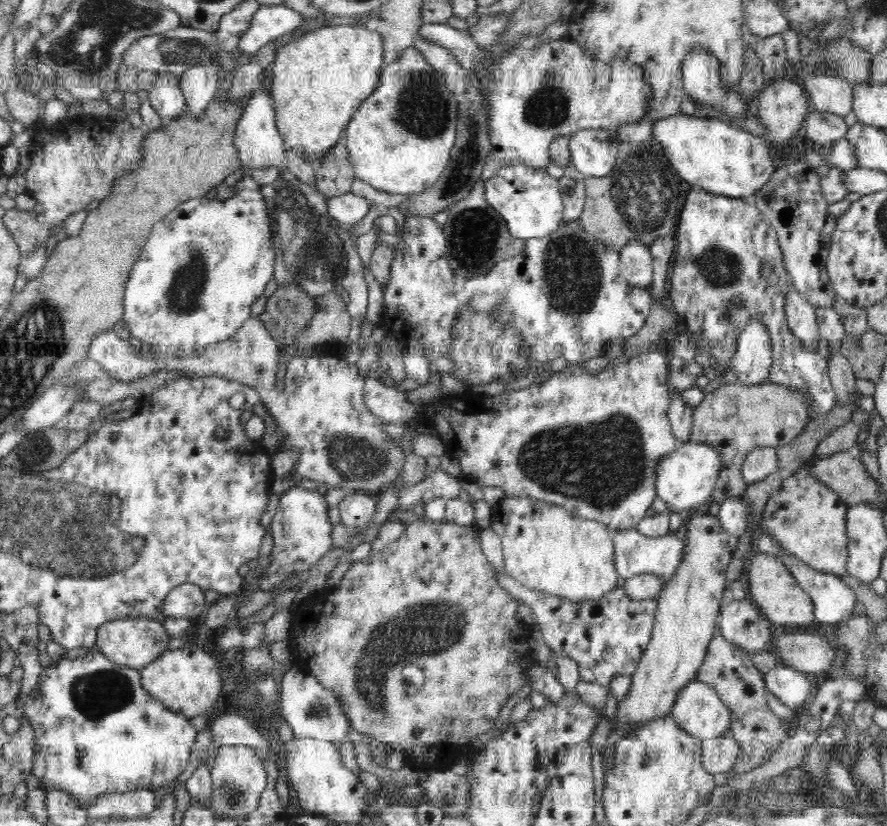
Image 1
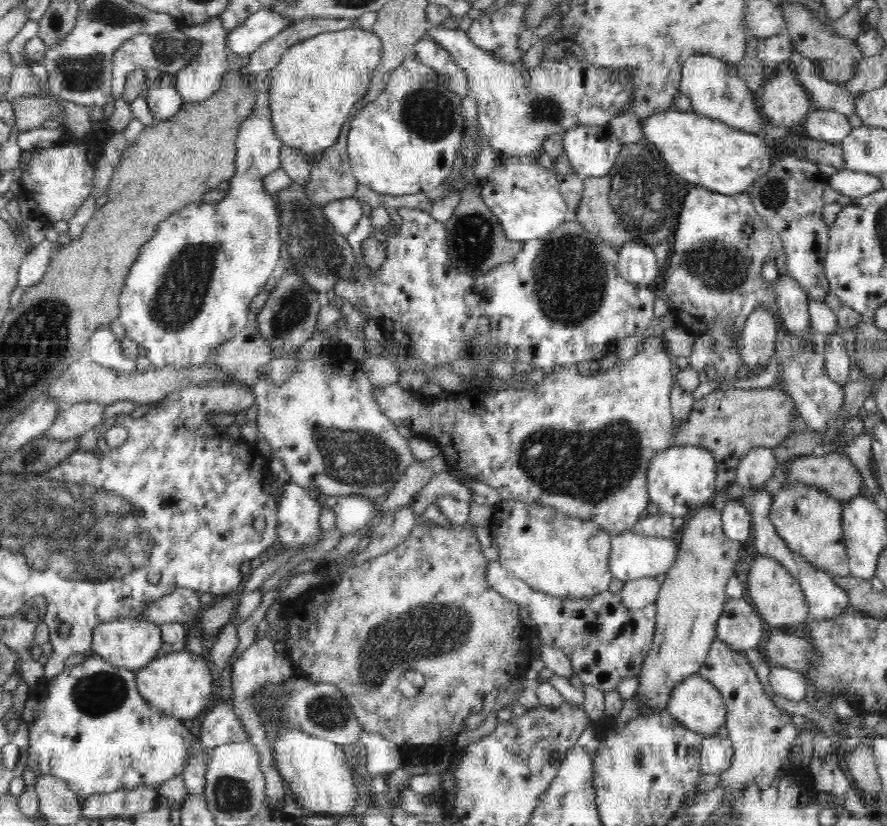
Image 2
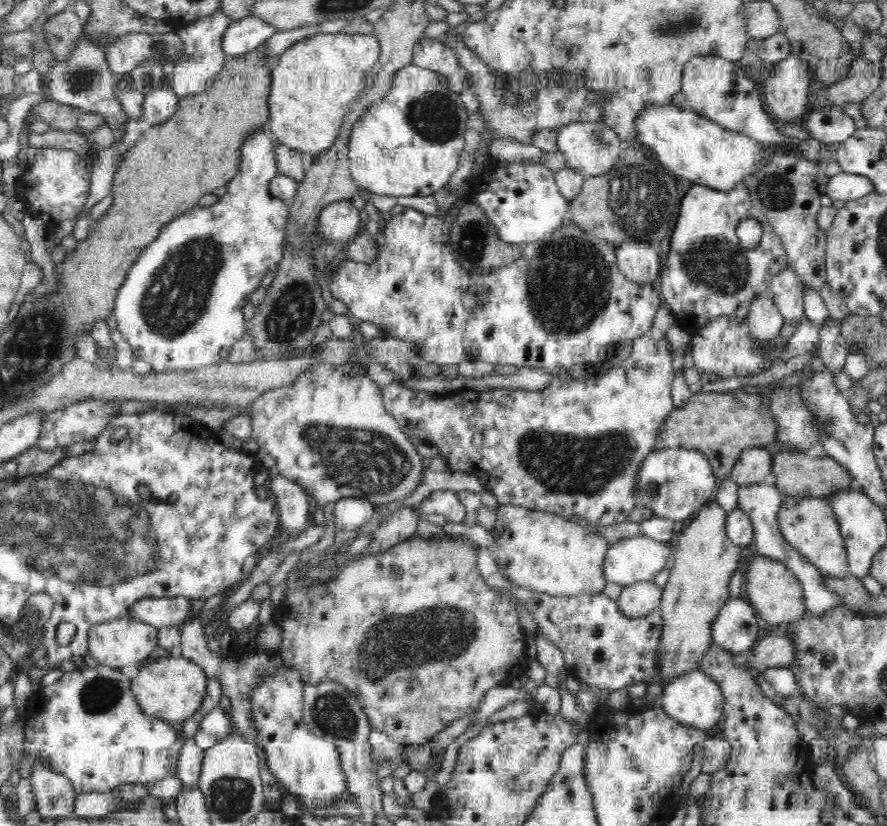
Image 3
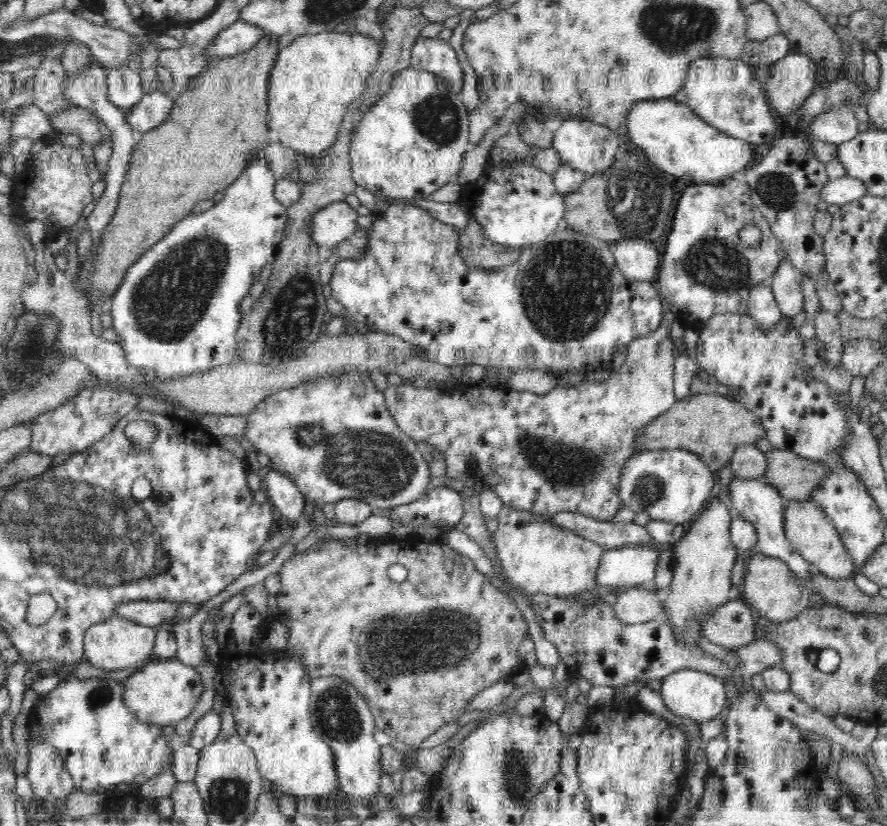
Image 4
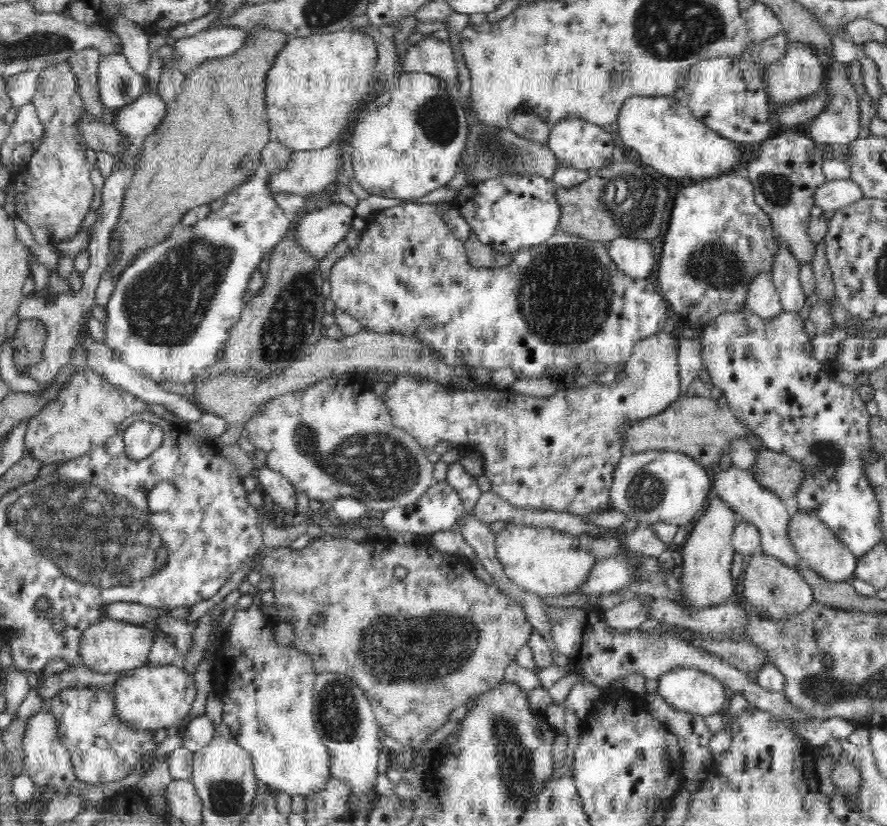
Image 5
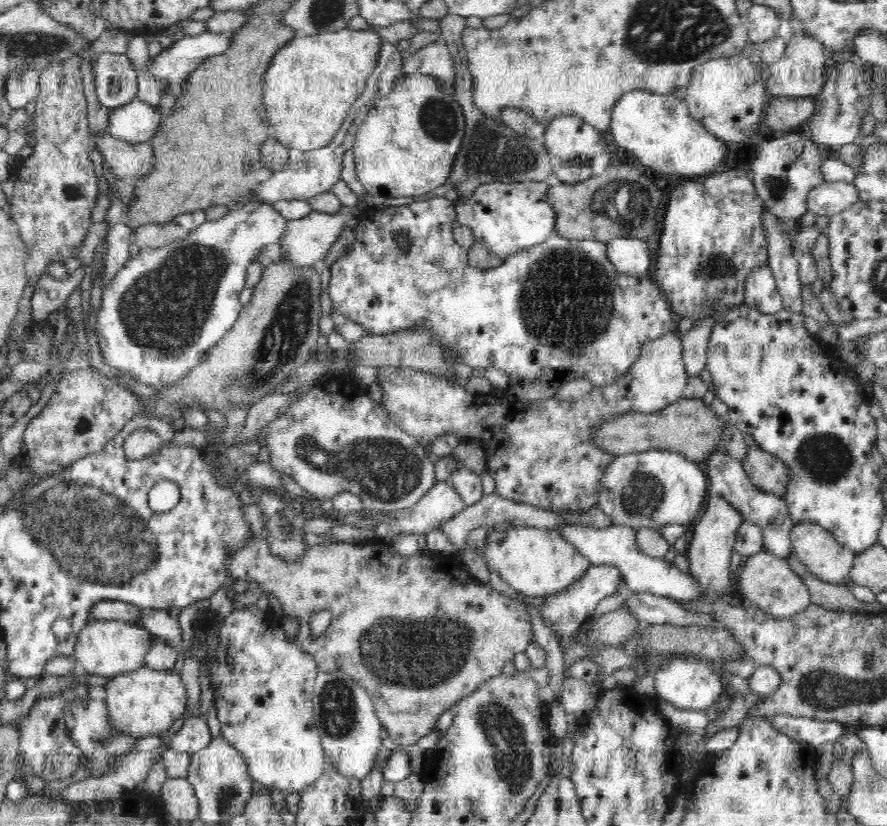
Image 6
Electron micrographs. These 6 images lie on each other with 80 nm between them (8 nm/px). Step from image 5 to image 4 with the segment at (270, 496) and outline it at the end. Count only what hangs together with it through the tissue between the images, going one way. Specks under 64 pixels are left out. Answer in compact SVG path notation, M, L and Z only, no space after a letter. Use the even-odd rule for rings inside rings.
M268 468L262 472L262 485L268 501L278 508L283 518L294 522L295 525L302 516L307 502L294 481L285 474Z

